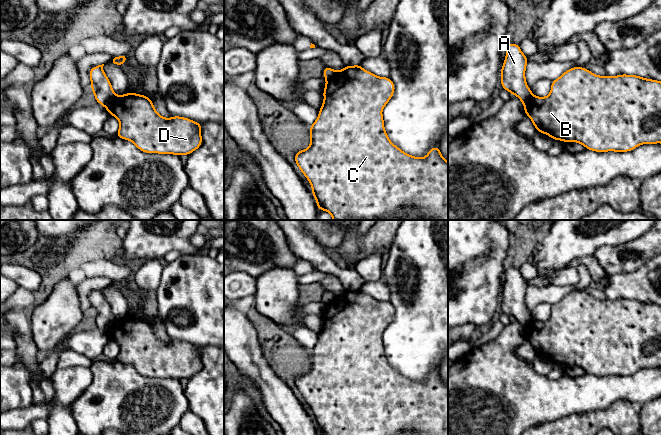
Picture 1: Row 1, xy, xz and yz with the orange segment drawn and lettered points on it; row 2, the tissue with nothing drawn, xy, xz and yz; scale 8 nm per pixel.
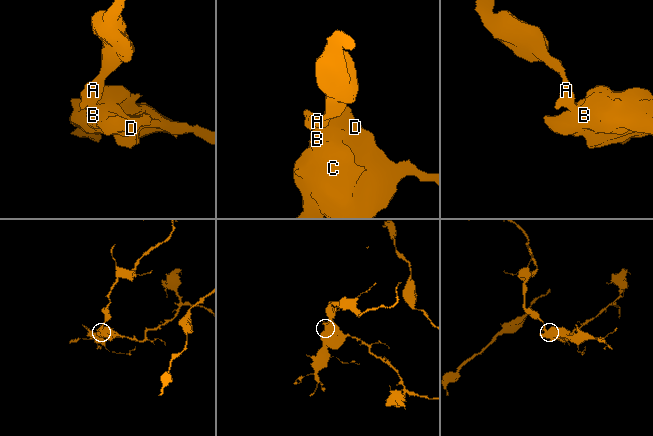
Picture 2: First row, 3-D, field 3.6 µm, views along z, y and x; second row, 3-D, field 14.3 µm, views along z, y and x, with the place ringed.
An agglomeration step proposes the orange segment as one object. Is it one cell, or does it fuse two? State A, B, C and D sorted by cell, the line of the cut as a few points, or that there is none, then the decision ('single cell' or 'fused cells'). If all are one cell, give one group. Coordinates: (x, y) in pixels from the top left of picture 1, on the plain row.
A / B C D | xy (116, 319), (106, 332) | fused cells

